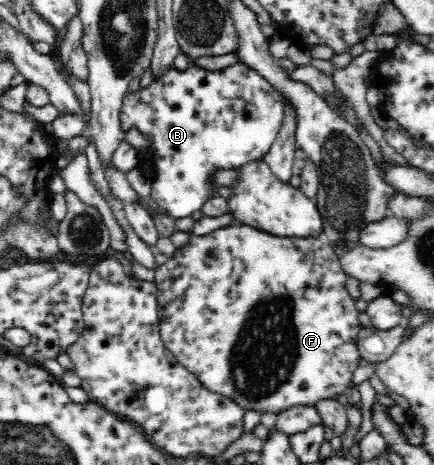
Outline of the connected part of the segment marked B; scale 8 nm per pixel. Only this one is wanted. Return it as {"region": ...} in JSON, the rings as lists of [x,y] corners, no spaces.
{"region":[[[238,63],[219,71],[198,66],[190,66],[186,70],[167,70],[157,81],[152,81],[148,88],[127,93],[119,117],[123,131],[136,128],[141,134],[148,135],[151,145],[140,154],[140,169],[151,176],[151,197],[169,216],[179,219],[192,216],[208,198],[214,196],[214,188],[217,186],[210,181],[212,172],[263,160],[282,126],[284,115],[282,95],[256,70]]]}

